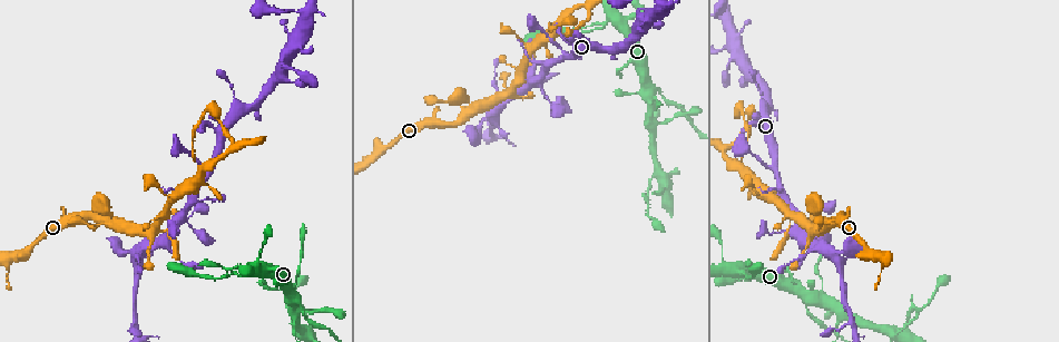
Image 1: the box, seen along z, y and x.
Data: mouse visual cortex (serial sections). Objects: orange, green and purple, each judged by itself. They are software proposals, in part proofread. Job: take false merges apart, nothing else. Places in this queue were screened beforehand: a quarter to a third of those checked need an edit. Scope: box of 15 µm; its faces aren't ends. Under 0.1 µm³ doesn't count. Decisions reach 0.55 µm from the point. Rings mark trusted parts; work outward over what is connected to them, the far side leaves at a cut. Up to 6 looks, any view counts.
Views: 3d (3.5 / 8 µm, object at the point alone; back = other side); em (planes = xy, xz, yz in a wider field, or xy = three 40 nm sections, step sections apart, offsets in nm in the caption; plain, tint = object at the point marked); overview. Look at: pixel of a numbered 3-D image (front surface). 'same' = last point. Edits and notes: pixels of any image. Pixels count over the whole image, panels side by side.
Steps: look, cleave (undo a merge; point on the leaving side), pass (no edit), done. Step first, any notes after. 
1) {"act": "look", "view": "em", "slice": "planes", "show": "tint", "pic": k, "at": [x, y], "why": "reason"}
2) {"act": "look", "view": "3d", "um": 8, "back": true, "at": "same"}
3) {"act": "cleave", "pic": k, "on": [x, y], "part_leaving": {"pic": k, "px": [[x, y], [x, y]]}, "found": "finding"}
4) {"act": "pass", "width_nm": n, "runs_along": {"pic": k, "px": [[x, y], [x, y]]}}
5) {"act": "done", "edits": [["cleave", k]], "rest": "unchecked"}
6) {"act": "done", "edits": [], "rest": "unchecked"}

{"act": "look", "view": "em", "slice": "xy", "step": 3, "show": "tint", "pic": 1, "at": [549, 100]}

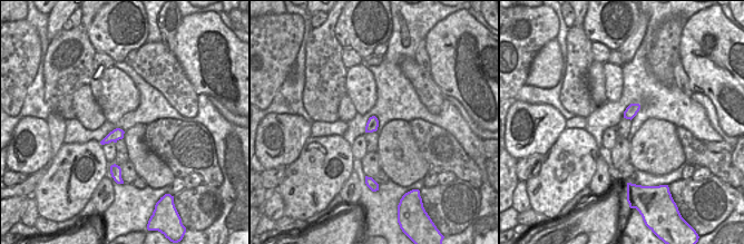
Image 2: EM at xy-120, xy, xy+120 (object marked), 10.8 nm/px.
{"act": "look", "view": "3d", "um": 3.5, "at": "same"}

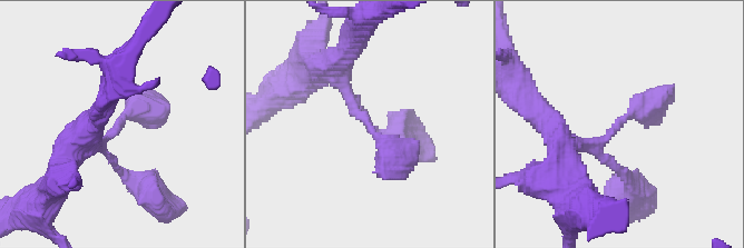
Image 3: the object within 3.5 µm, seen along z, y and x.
{"act": "pass", "runs_along": {"pic": 3, "px": [[329, 65], [390, 150], [377, 172]]}, "found": "continuous, no second cell"}

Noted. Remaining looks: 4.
{"act": "look", "view": "3d", "um": 3.5, "pic": 1, "at": [298, 304], "why": "calibre changes"}

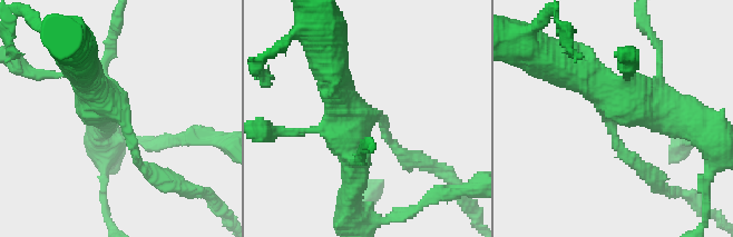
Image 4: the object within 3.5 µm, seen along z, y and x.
{"act": "look", "view": "em", "slice": "planes", "show": "tint", "pic": 4, "at": [366, 116]}

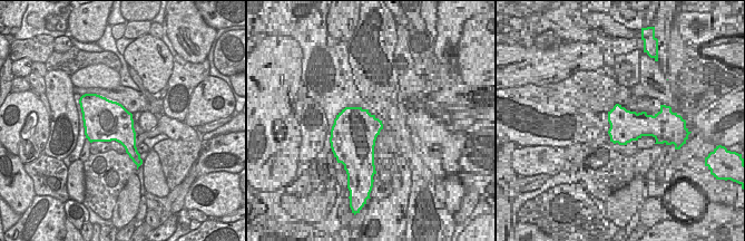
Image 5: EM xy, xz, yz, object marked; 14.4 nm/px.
{"act": "cleave", "pic": 4, "on": [639, 164], "found": "a second cell is stuck on"}

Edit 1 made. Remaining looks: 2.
{"act": "look", "view": "3d", "um": 8, "pic": 1, "at": [898, 334], "why": "four-way junction"}

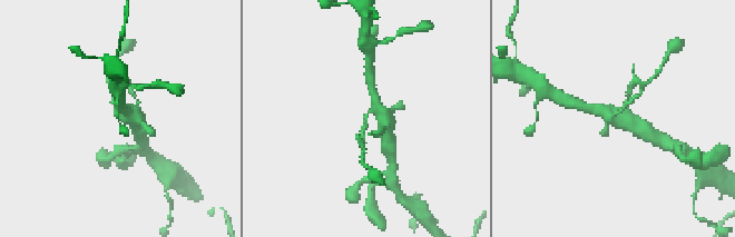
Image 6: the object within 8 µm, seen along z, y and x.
{"act": "look", "view": "em", "slice": "xy", "step": 1, "show": "tint", "pic": 6, "at": [119, 114], "arms": 4, "arm_widths_nm": [200, 300, 450, 500], "why": "now the EM"}

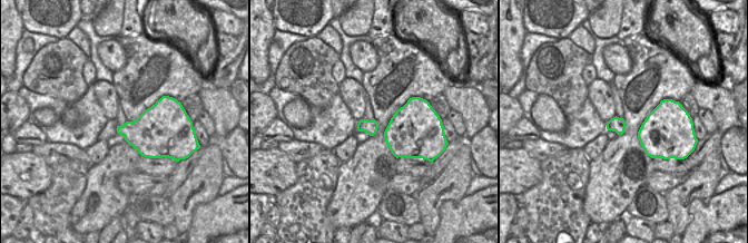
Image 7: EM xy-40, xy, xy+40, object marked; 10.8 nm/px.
{"act": "cleave", "pic": 6, "on": [361, 137], "width_nm": 220, "part_leaving": {"pic": 6, "px": [[370, 112], [362, 130], [364, 146]]}, "found": "two cells meet here"}

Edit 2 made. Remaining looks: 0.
{"act": "done", "edits": [["cleave", 4], ["cleave", 6]], "rest": "unchecked"}

